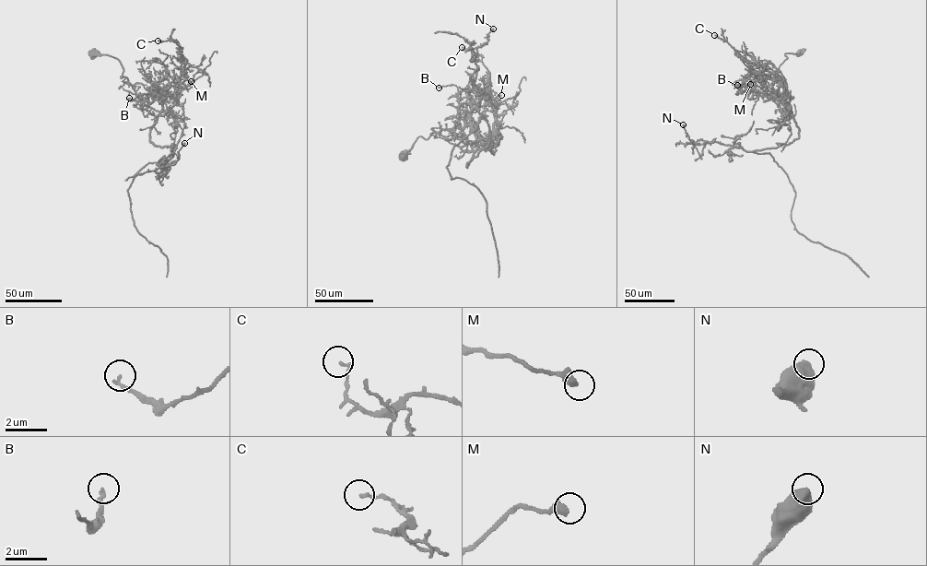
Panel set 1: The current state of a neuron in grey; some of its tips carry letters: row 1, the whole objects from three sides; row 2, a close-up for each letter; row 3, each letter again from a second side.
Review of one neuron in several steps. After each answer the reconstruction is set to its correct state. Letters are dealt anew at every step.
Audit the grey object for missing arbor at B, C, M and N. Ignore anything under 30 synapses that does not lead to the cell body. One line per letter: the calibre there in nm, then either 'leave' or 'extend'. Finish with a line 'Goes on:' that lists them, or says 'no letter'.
B: calibre 180 nm; leave
C: calibre 140 nm; leave
M: calibre 420 nm; leave
N: calibre 650 nm; leave
Goes on: no letter

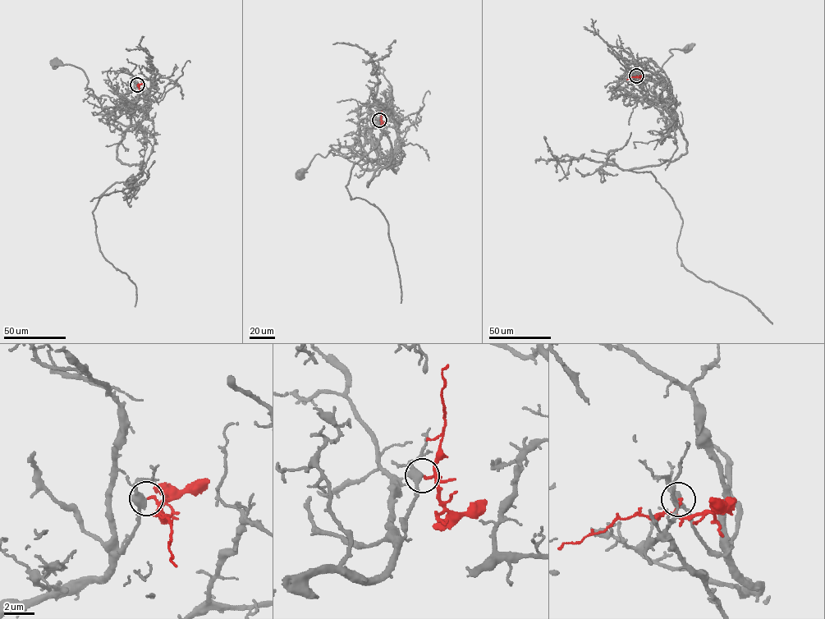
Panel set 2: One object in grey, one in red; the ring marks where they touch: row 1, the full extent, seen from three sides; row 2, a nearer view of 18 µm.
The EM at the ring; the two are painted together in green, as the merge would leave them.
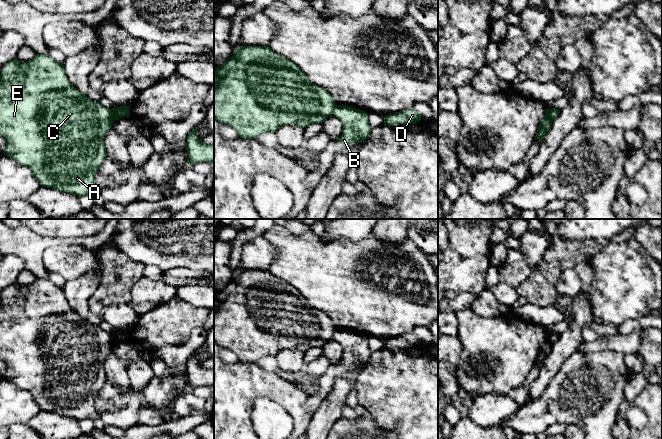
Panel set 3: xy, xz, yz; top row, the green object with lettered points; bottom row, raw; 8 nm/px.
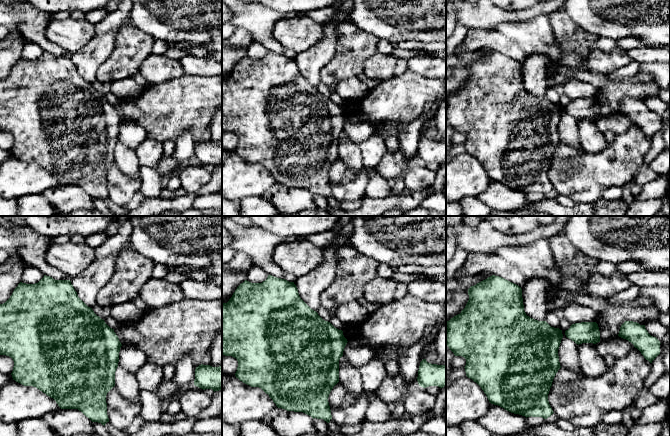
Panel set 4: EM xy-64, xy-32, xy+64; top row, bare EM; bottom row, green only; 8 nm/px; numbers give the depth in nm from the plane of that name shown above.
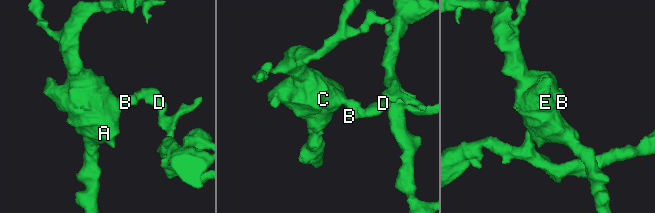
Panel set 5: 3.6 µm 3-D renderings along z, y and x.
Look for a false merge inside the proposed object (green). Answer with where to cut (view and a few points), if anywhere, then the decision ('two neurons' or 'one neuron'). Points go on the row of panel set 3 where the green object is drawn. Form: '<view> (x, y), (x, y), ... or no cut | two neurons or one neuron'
xy (110, 109), (110, 114), (114, 120) | two neurons

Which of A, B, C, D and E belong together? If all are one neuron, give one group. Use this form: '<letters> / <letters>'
A C E / B D

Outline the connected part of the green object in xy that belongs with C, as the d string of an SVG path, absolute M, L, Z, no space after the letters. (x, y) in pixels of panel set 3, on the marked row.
M36 54L36 56L28 62L23 62L15 58L5 64L0 77L0 136L3 136L7 140L3 154L14 159L17 163L28 167L42 186L75 194L78 197L96 197L99 191L95 184L95 173L107 157L104 138L112 128L113 123L114 120L111 115L111 109L89 99L86 94L77 90L67 78L63 63L56 62L49 55Z

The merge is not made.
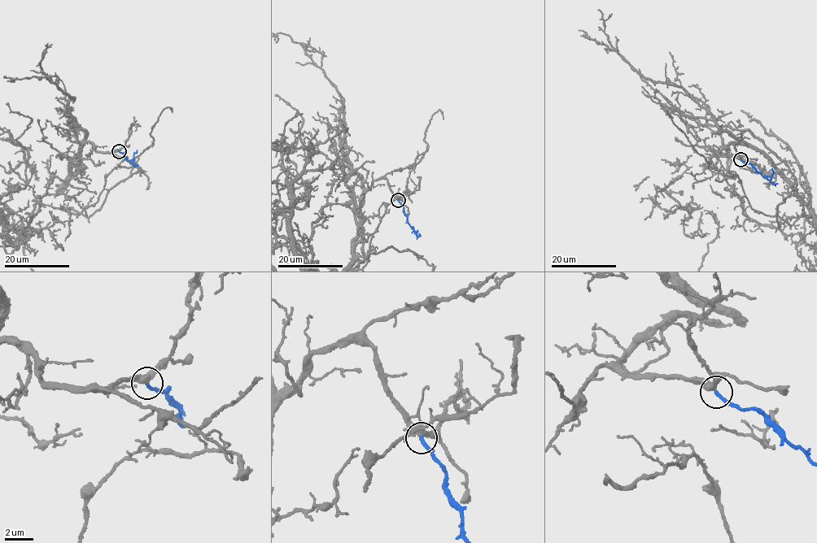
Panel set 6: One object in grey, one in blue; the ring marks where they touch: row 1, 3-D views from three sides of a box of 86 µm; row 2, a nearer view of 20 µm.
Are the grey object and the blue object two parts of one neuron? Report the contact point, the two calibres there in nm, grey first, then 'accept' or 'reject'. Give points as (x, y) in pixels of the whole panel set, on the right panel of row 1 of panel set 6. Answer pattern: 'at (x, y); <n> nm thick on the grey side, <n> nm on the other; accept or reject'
at (740, 159); 440 nm thick on the grey side, 240 nm on the other; accept

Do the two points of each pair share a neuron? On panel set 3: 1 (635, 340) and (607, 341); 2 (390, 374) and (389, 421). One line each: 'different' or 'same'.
1: same
2: same

